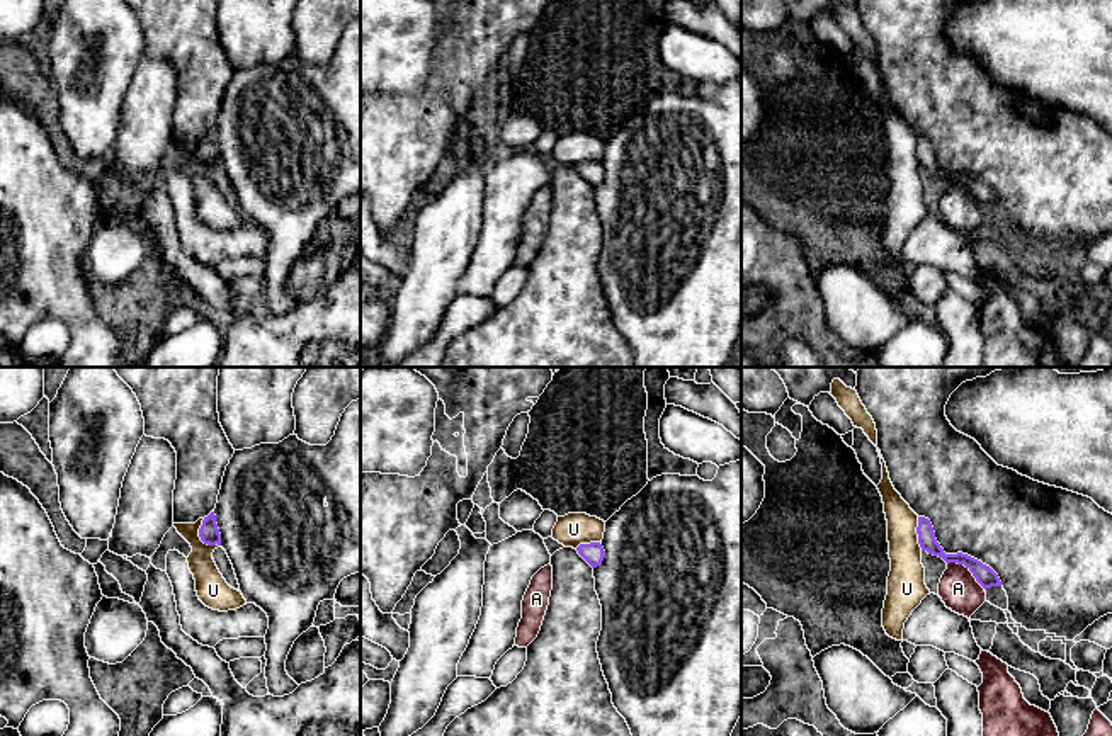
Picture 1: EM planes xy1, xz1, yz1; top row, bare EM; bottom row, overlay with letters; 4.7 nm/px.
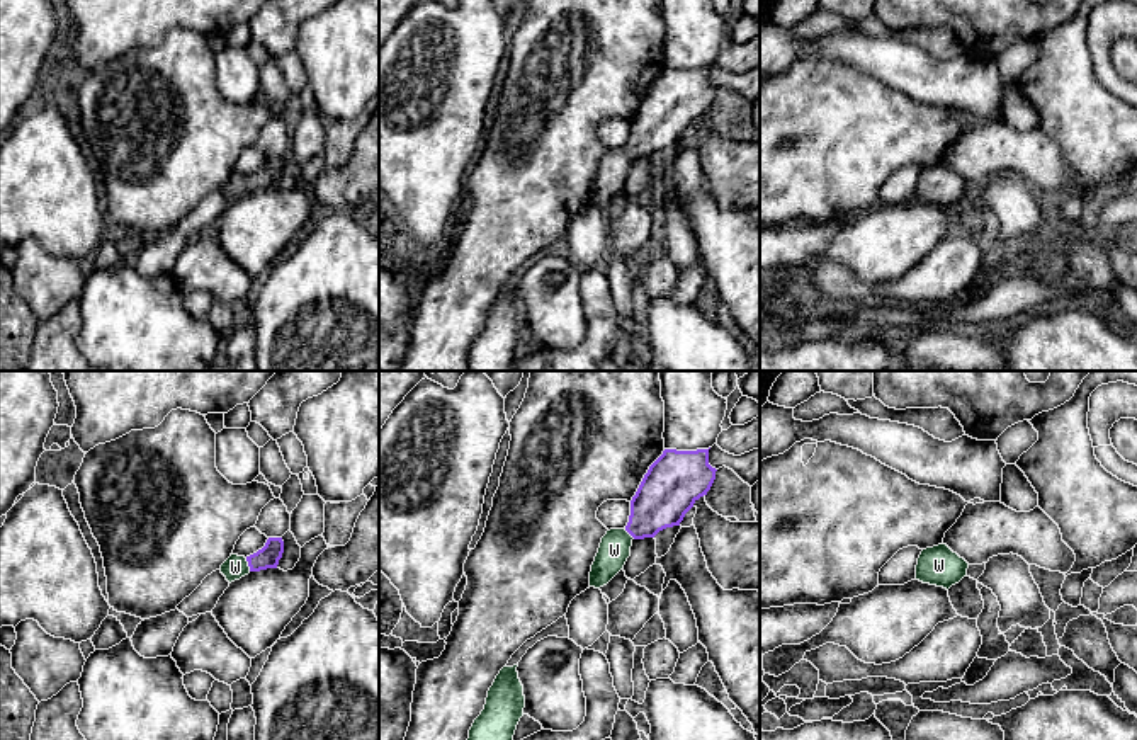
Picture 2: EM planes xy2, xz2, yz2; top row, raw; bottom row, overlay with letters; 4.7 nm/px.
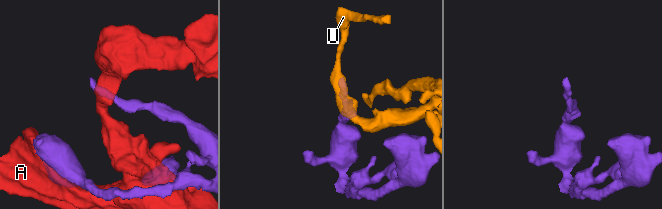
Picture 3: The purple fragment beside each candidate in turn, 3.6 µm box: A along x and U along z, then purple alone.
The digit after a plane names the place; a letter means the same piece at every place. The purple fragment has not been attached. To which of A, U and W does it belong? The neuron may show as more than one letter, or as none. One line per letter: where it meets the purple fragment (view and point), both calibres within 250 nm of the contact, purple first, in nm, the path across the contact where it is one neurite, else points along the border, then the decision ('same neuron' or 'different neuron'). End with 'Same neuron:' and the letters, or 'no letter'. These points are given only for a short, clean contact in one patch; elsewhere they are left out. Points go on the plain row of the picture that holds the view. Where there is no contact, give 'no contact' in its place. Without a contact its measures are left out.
A: meets purple in yz1 at (970, 189); 90 nm thick on the purple side, 190 nm on the other; different neuron
U: meets purple in xy1 at (201, 158); 100 nm thick on the purple side, 150 nm on the other; border along xy1 (203, 138), (199, 157), (208, 164), (220, 165); different neuron
W: meets purple in xy2 at (248, 184); 100 nm thick on the purple side, 110 nm on the other; runs through xy2 (271, 172), (248, 184), (235, 186); same neuron
Same neuron: W

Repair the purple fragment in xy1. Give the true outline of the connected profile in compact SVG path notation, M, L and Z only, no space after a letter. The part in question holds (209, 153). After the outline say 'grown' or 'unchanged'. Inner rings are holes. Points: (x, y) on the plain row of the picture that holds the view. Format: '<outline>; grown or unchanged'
M211 131L207 136L204 136L202 144L199 148L199 156L207 165L221 165L221 153L216 143L216 134Z; unchanged

